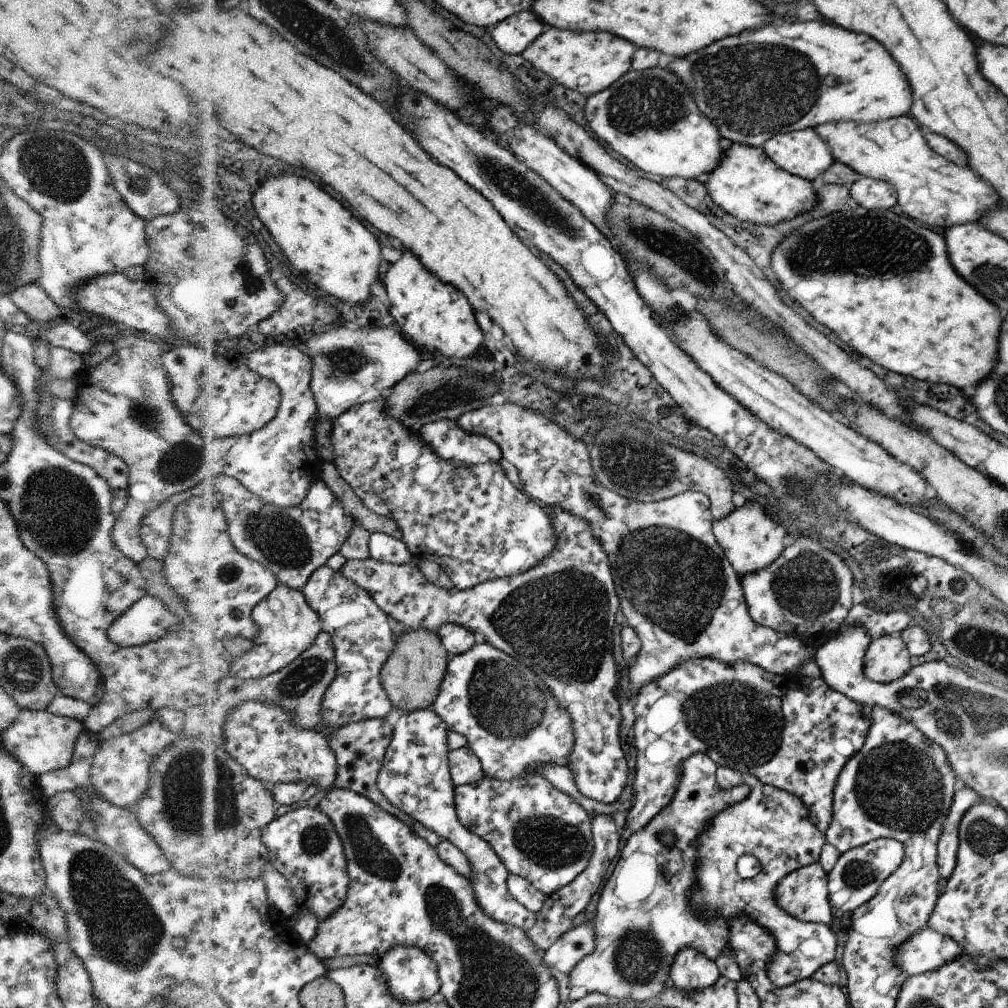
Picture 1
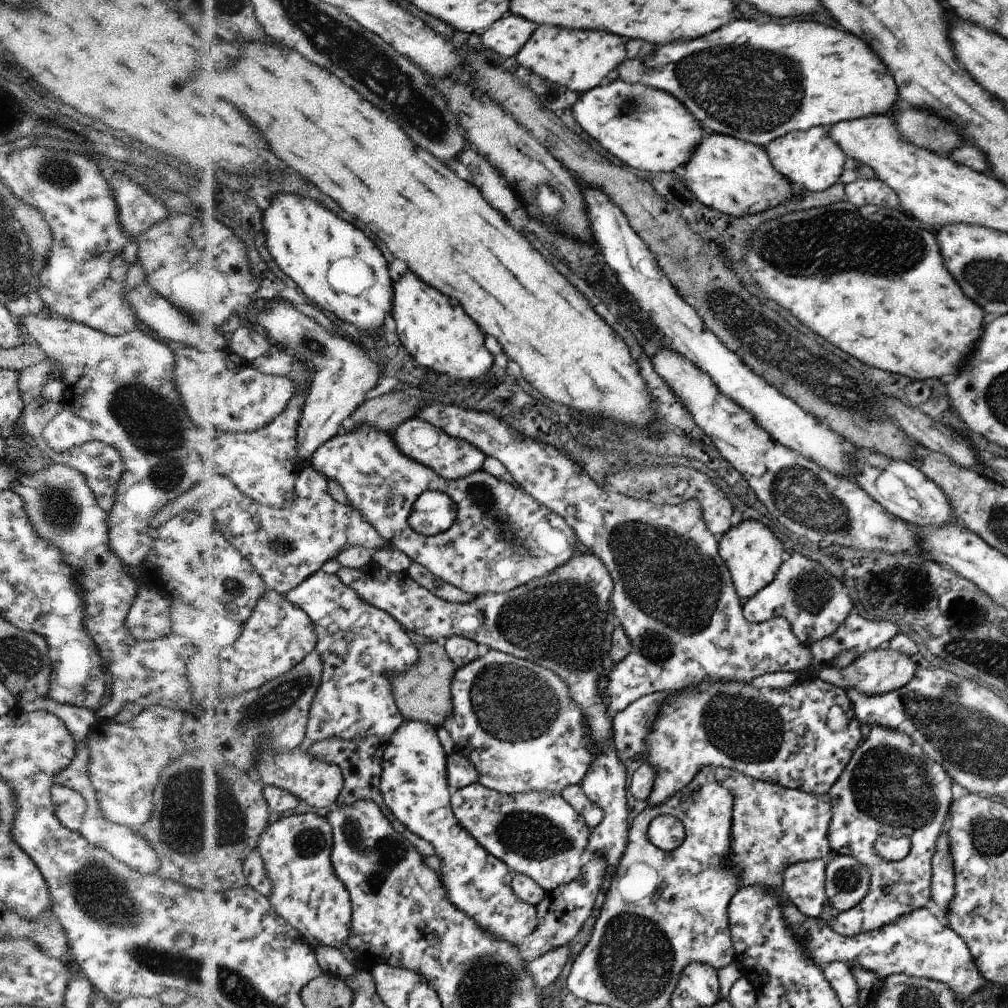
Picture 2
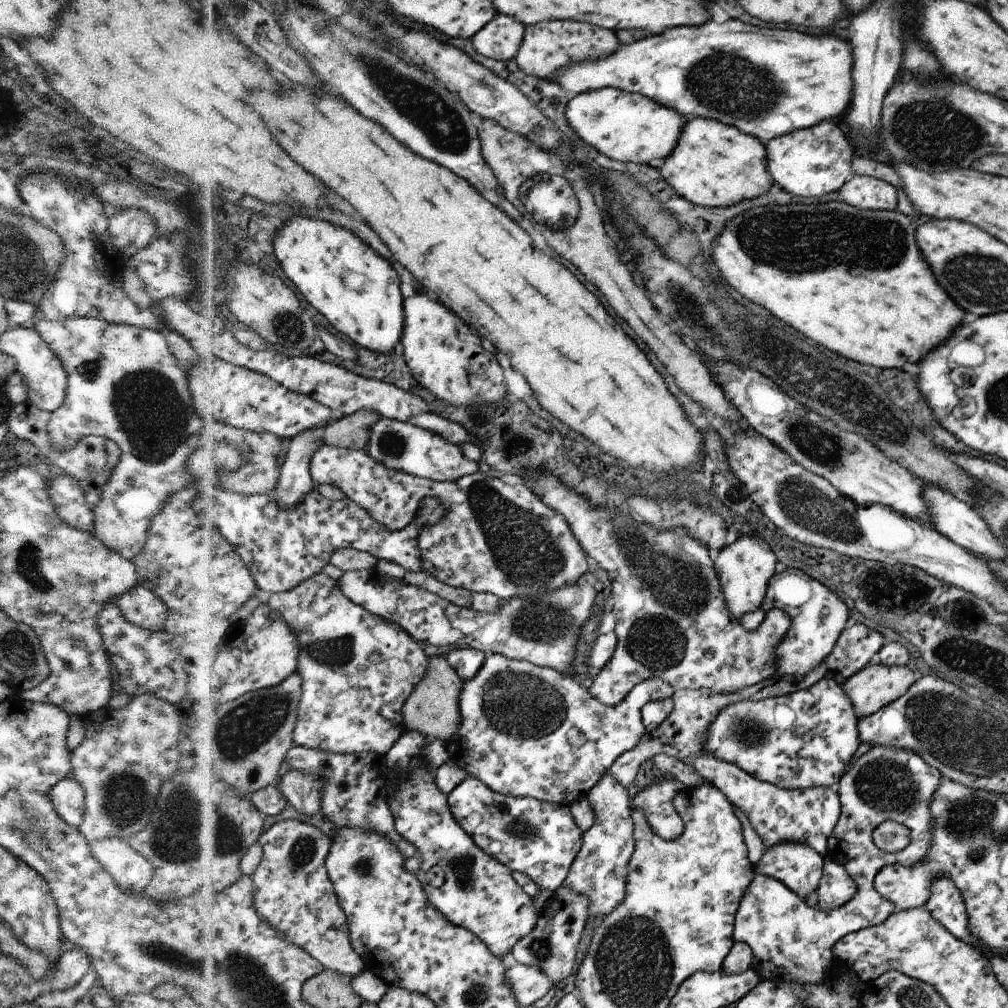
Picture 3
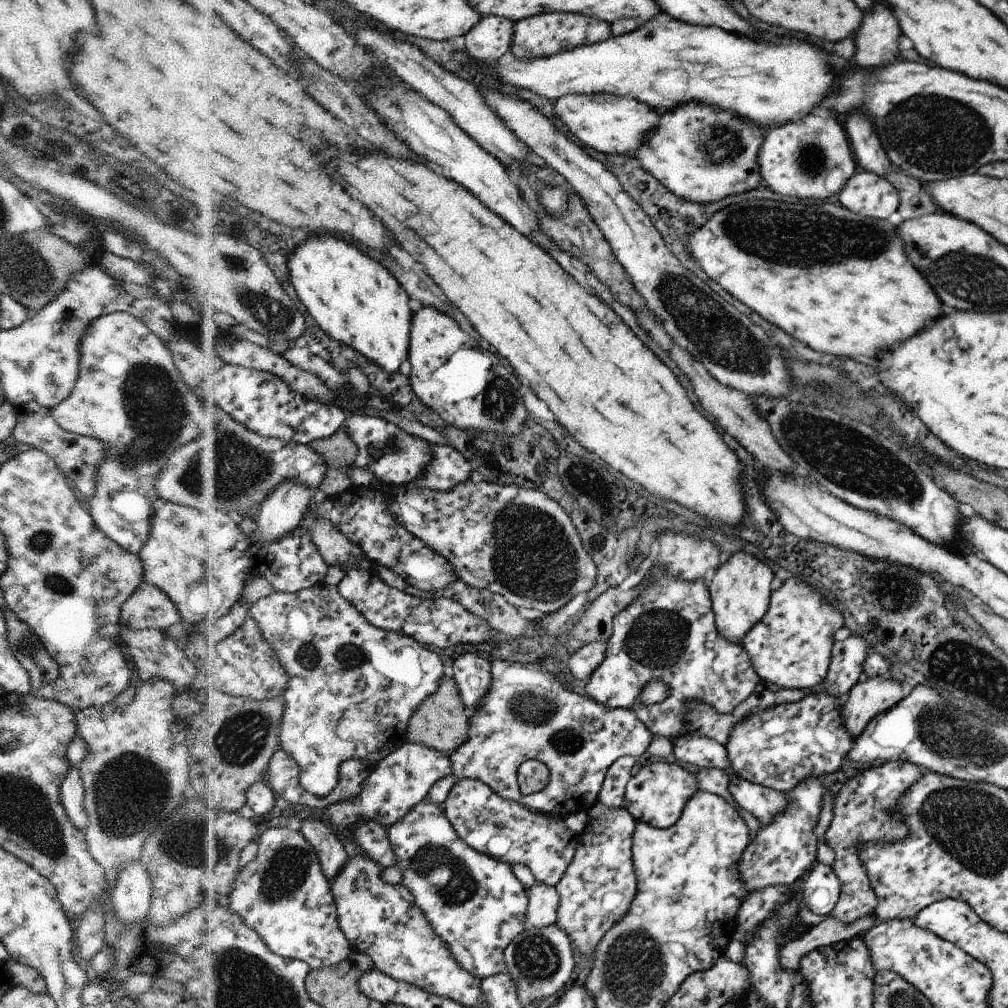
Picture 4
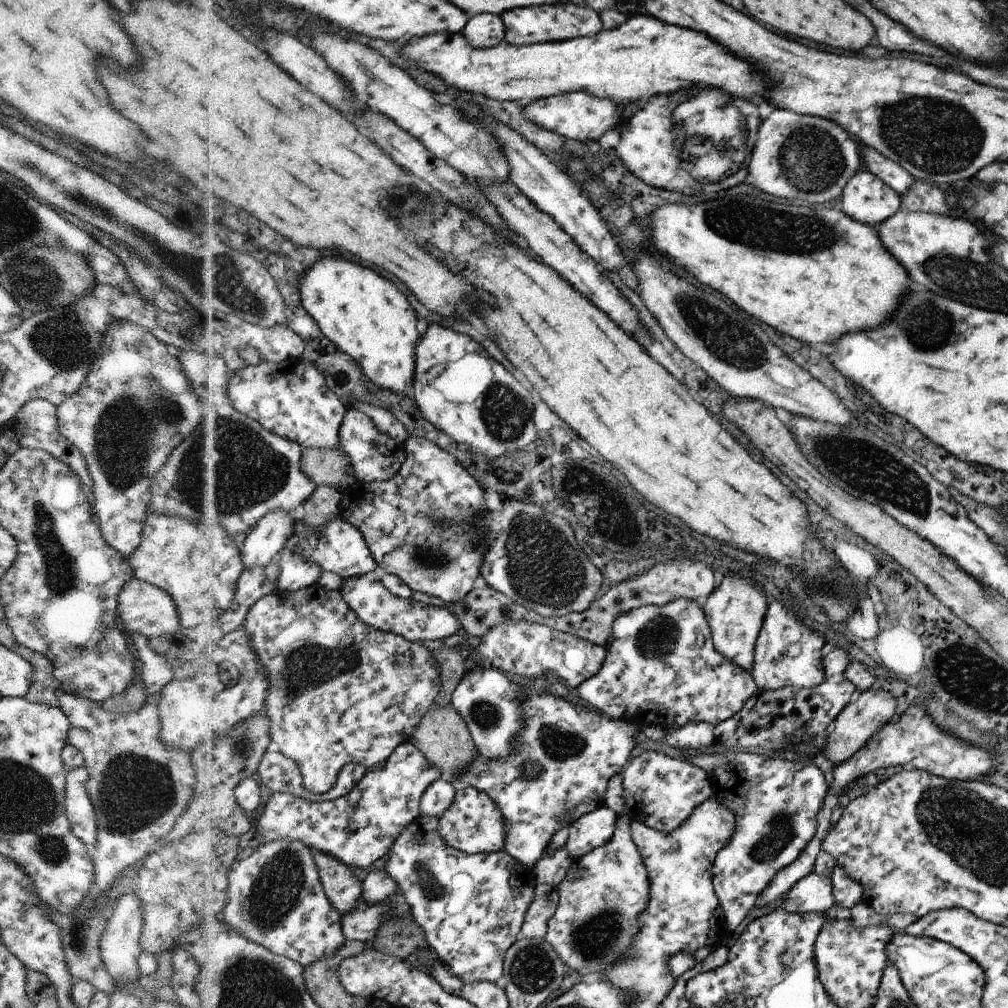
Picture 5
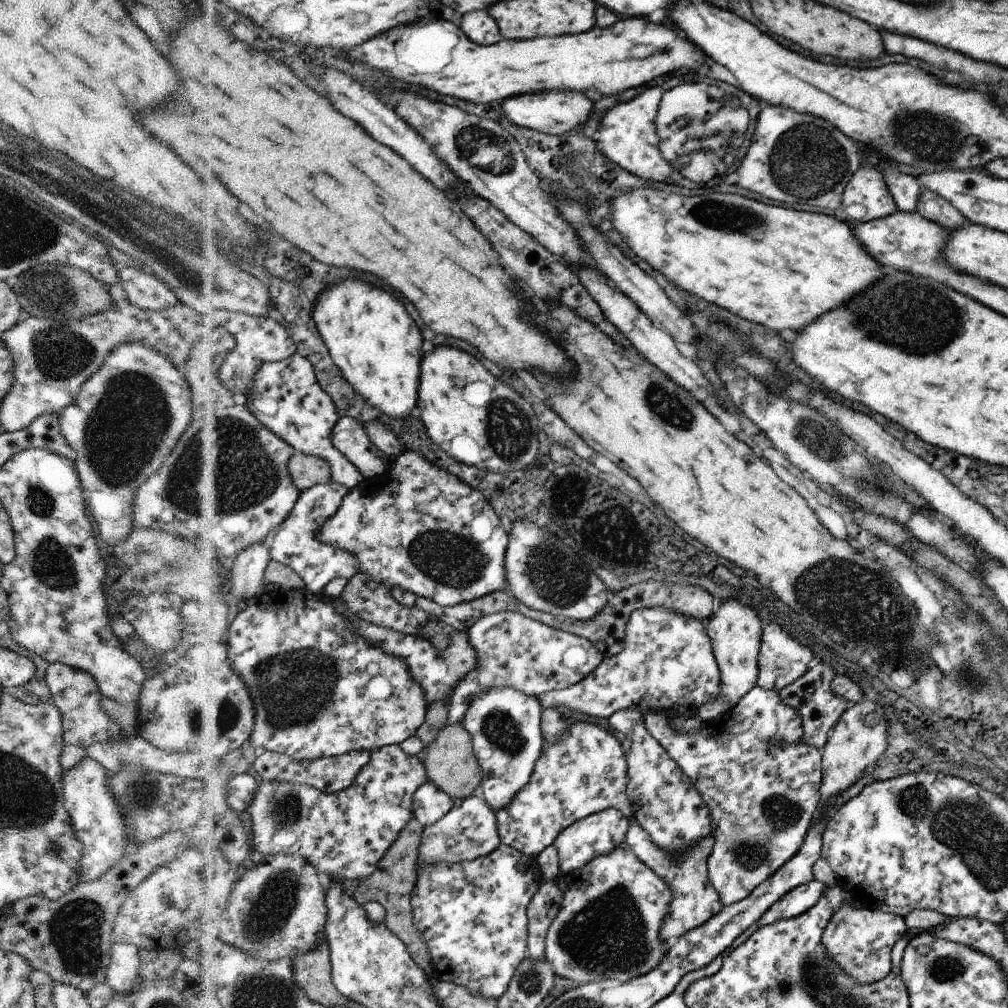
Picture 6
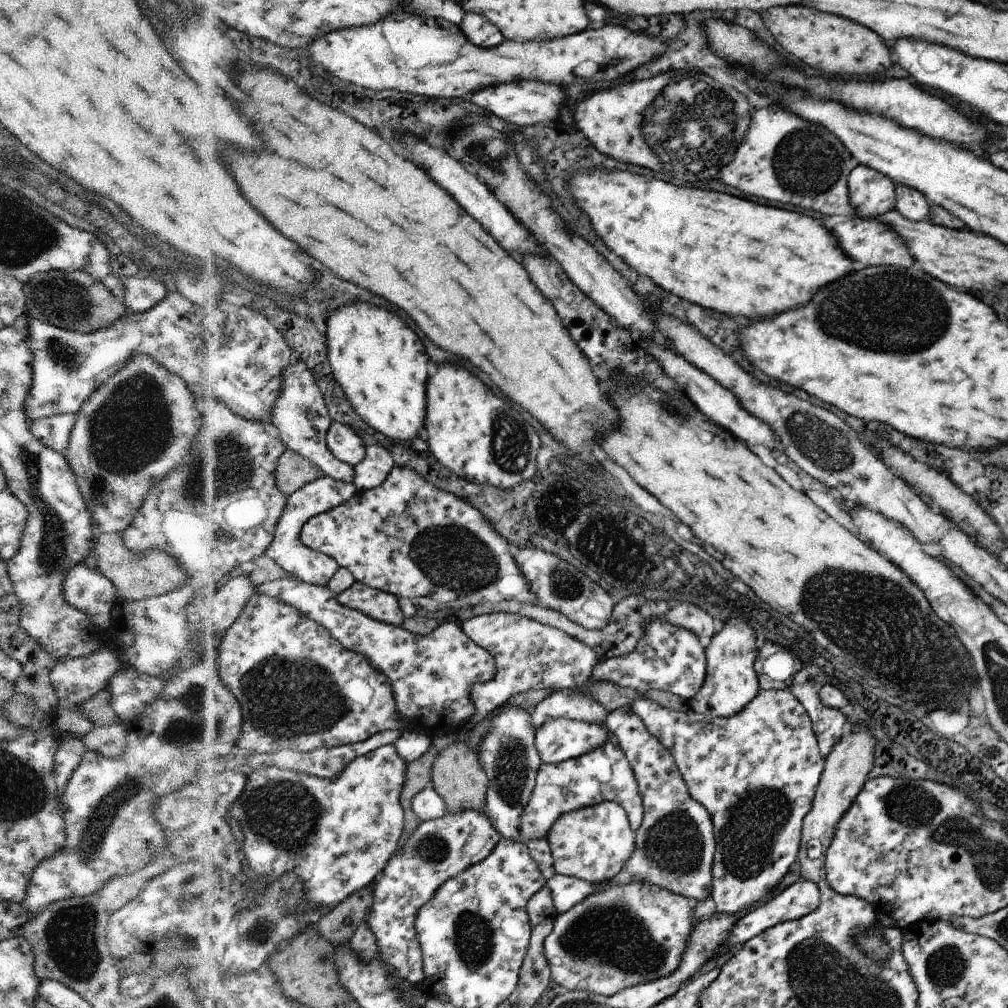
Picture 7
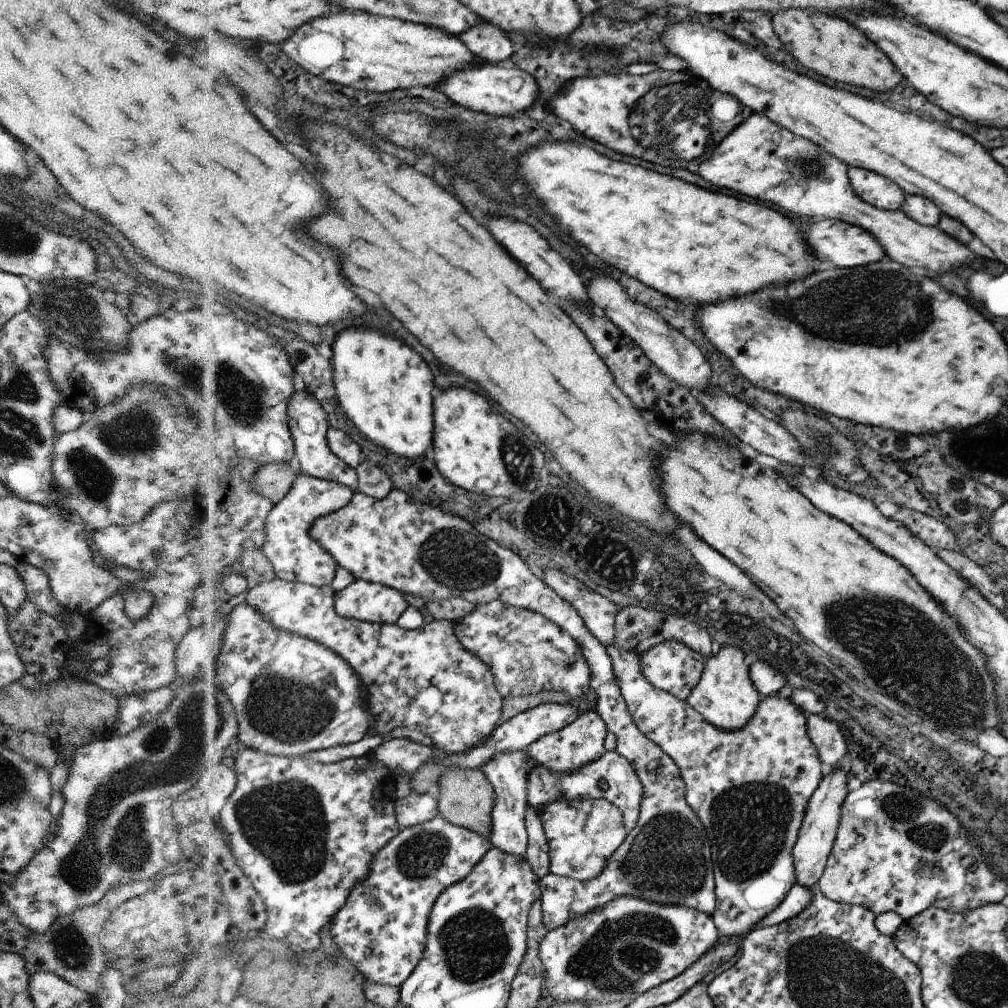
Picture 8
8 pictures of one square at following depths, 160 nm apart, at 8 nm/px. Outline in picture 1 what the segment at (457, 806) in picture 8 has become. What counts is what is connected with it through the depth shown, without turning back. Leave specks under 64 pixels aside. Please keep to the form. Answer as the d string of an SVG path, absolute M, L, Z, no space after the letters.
M410 628L402 633L391 659L381 672L384 688L395 706L408 713L432 707L440 694L451 657L452 654L444 646L443 638L436 631Z

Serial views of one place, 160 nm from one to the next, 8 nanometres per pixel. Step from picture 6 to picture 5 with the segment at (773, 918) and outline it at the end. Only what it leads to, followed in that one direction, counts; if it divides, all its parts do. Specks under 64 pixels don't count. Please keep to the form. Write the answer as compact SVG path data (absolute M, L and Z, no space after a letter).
M814 870L798 880L787 893L788 897L781 907L788 912L824 913L826 915L826 912L835 906L834 882L831 877L821 875Z

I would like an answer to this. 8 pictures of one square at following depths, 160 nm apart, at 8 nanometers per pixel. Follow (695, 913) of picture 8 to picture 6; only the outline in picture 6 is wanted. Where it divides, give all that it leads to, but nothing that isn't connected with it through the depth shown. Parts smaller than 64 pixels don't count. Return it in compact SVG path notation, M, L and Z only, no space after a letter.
M622 842L619 844L619 847L615 848L615 851L596 856L595 859L592 859L590 863L586 863L581 869L564 874L564 880L566 880L567 883L565 886L568 888L563 892L563 899L559 906L559 911L551 922L551 925L548 927L544 949L545 958L548 959L548 962L552 965L556 976L571 978L572 980L579 982L580 985L608 979L616 979L626 983L629 980L635 979L637 976L645 975L662 962L662 958L670 946L670 944L667 945L659 938L659 930L663 918L668 914L671 901L669 884L666 884L663 877L660 877L649 866L646 866L644 861L641 861L638 856L634 854L634 851L629 844Z

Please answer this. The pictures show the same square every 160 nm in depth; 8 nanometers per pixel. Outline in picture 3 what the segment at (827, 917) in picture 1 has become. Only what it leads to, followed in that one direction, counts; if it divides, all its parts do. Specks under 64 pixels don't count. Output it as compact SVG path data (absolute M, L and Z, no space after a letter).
M784 843L765 849L754 870L779 880L803 900L819 888L822 862L822 855L810 845Z

